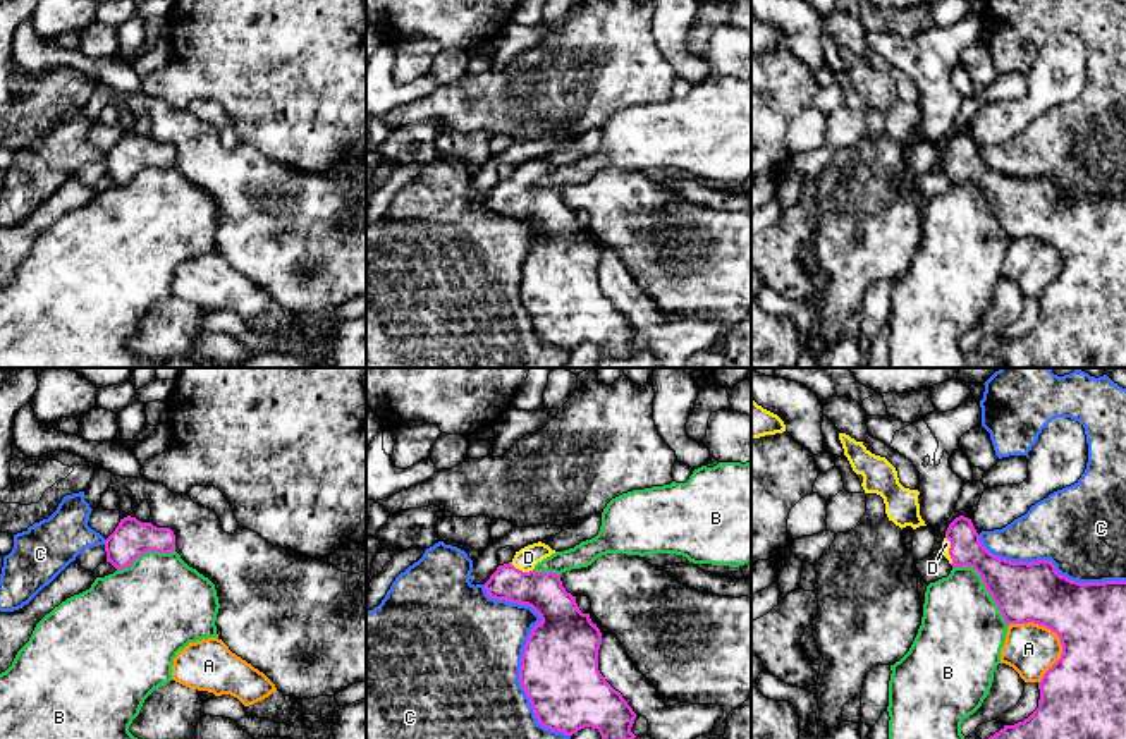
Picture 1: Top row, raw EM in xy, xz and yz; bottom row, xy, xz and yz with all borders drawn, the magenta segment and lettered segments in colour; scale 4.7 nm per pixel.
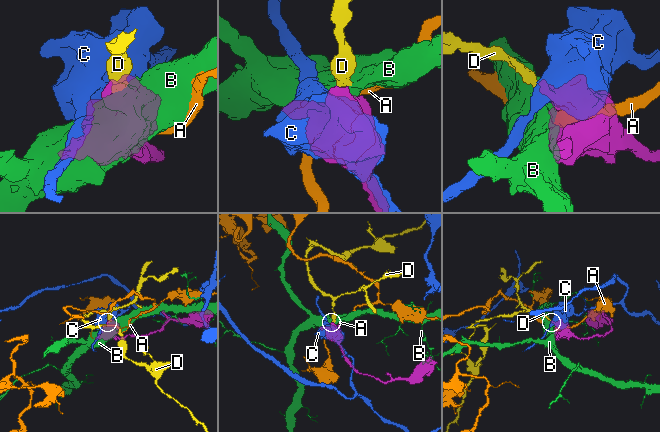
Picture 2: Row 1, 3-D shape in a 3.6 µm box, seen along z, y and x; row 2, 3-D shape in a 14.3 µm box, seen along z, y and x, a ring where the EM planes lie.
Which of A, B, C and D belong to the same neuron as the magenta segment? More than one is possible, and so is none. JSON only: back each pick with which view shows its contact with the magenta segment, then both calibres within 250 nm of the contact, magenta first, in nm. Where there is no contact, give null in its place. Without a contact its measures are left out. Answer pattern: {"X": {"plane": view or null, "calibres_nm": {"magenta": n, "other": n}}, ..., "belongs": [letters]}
{"D": {"plane": "xz", "calibres_nm": {"magenta": 190, "other": 100}}, "belongs": ["D"]}

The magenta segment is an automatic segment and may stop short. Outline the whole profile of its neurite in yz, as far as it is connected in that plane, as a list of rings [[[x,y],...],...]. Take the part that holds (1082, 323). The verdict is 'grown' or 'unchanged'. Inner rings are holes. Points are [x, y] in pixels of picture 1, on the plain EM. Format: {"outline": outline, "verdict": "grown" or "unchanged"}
{"outline": [[[959,131],[956,132],[942,156],[942,170],[949,175],[952,182],[973,182],[983,194],[987,206],[992,215],[997,218],[1004,235],[1007,239],[1038,239],[1052,247],[1056,247],[1062,260],[1061,273],[1043,289],[1038,297],[1040,315],[1038,323],[1023,337],[1014,340],[1004,340],[999,347],[982,356],[980,368],[1126,368],[1126,196],[1104,196],[1104,198],[1078,198],[1071,196],[1066,191],[1061,191],[1056,186],[1056,180],[1050,175],[1038,177],[1011,177],[990,168],[980,156],[980,150],[976,148],[971,134]]], "verdict": "grown"}

